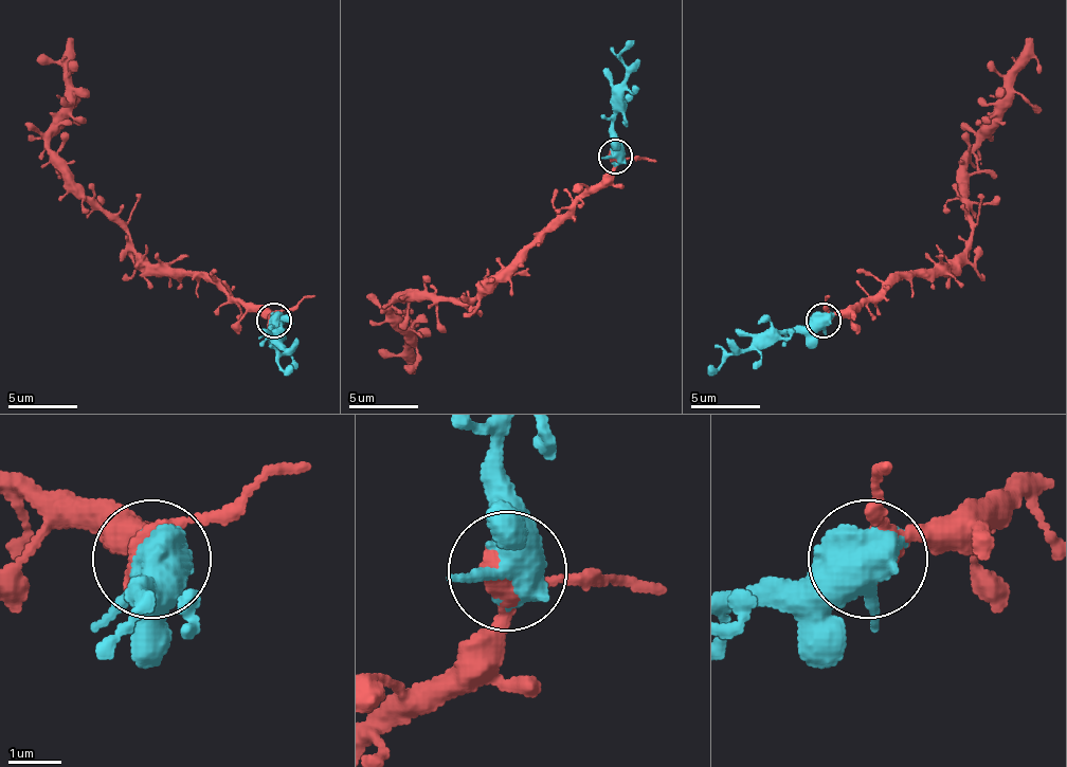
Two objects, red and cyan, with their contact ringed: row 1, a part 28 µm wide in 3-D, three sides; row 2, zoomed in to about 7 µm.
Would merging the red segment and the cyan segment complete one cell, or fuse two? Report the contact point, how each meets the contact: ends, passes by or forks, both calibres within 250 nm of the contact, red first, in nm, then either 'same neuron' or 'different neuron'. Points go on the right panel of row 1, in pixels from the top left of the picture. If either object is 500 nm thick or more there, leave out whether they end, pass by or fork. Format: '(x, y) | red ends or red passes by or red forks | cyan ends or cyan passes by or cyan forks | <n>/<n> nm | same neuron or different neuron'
(824, 320) | 500/500 nm | same neuron

